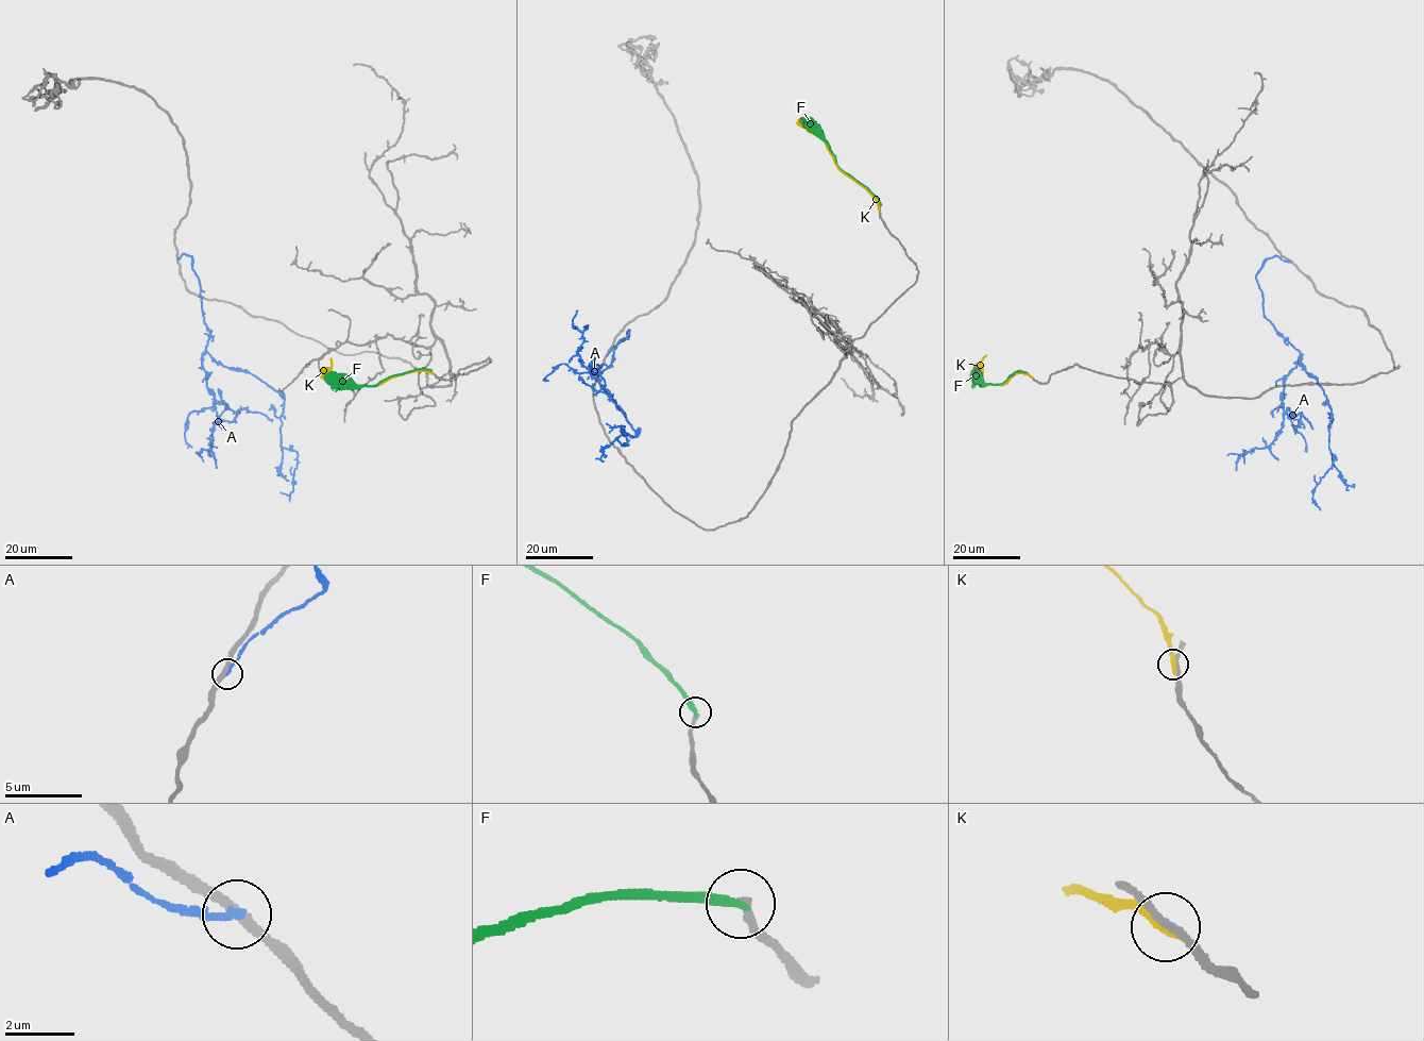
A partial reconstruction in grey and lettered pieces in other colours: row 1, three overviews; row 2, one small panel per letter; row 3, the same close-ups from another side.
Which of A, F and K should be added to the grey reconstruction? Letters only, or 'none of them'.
none of them

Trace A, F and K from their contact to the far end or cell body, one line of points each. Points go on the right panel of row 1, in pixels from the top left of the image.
A: (1290, 261), (1269, 258), (1257, 280), (1264, 315), (1299, 351), (1332, 409), (1328, 449), (1336, 459), (1315, 500)
F: (1024, 372), (1016, 370), (1004, 382), (985, 385), (980, 384), (975, 372)
K: (1030, 376), (1018, 372), (1006, 384), (983, 385), (981, 359), (986, 355)

